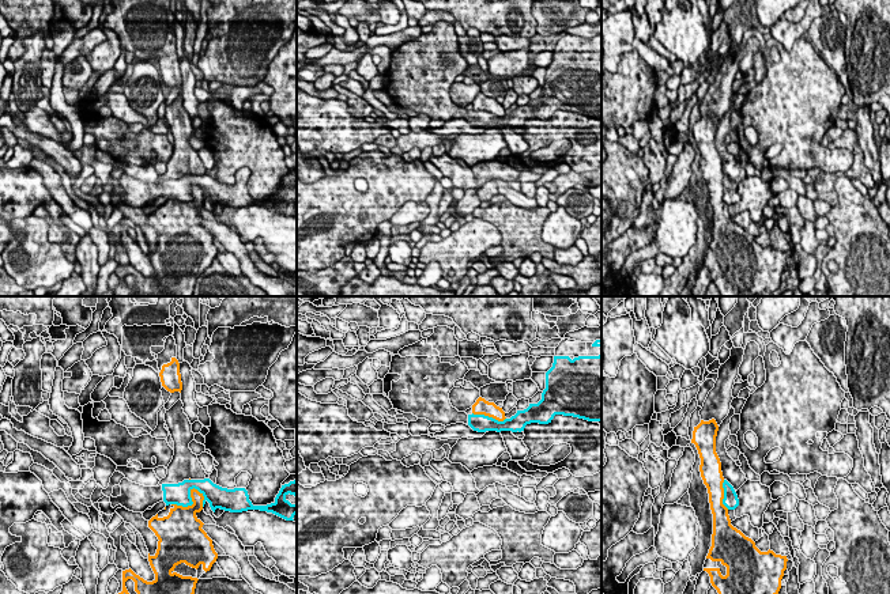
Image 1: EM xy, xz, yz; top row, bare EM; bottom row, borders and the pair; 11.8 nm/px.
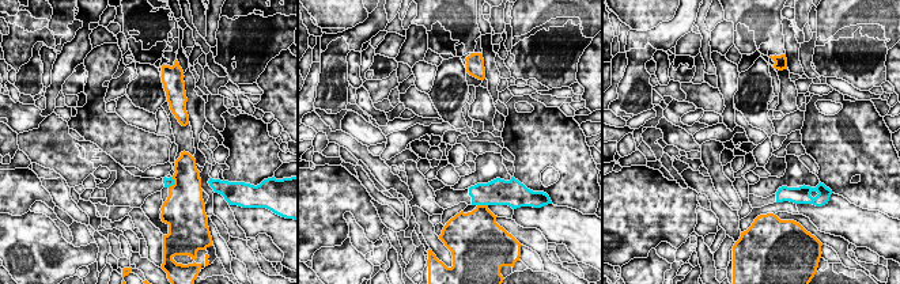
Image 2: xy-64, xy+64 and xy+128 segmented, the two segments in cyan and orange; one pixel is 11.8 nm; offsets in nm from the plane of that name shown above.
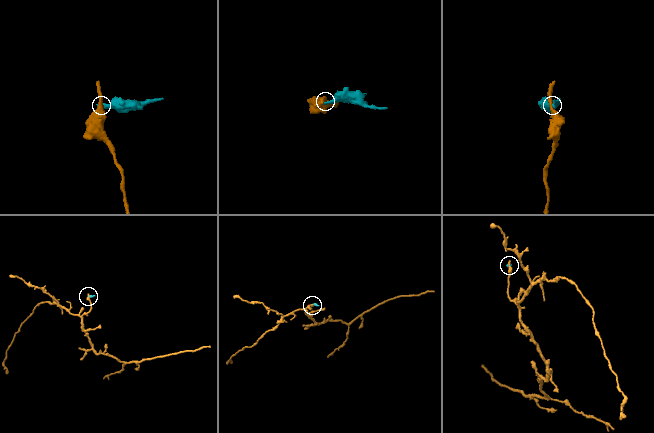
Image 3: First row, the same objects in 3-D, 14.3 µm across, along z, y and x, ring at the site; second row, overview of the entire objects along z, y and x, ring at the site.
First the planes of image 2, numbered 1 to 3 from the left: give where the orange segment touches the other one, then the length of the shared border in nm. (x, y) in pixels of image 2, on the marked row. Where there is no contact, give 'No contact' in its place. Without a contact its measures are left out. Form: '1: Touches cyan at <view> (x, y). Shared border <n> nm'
1: Touches cyan at xy-64 (173, 184). Shared border 160 nm
2: Touches cyan at xy+64 (483, 204). Shared border 130 nm
3: No contact

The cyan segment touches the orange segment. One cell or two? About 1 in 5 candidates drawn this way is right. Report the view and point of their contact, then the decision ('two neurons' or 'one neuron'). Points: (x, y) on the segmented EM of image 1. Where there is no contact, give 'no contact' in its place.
xy (191, 500) | two neurons

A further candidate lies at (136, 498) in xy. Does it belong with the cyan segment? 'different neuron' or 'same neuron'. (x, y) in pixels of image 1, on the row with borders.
same neuron

